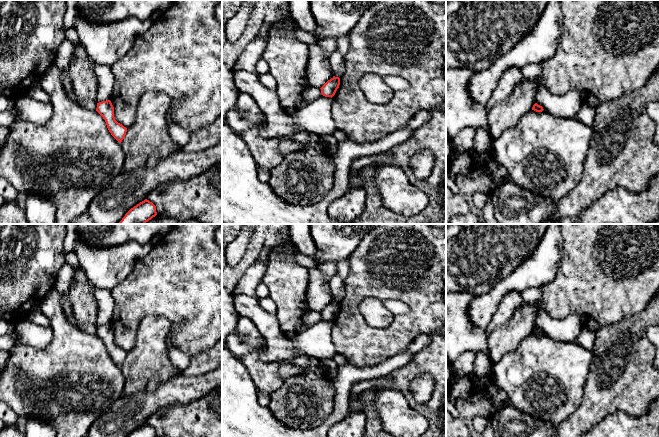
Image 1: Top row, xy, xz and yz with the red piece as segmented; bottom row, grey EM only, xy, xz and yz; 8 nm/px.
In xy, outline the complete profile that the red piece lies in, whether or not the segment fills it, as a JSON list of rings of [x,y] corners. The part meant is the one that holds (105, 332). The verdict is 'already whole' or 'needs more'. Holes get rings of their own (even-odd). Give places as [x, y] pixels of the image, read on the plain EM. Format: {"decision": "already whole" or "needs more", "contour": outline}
{"decision": "already whole", "contour": [[[110,324],[97,327],[96,335],[103,341],[106,346],[107,352],[111,359],[118,365],[122,366],[124,363],[127,352],[118,347],[114,341],[114,331]]]}

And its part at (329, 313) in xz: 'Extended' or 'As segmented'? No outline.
As segmented

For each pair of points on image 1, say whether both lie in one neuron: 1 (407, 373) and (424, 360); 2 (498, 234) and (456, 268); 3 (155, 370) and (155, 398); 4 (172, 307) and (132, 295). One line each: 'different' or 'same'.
1: same
2: same
3: different
4: same

